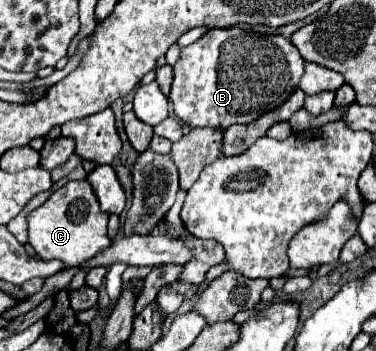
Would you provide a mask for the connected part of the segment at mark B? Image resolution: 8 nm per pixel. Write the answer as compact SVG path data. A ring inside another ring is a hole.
M239 26L235 28L211 28L197 42L185 46L177 64L173 66L173 84L169 100L181 122L191 126L209 126L209 128L229 128L233 124L249 124L261 114L277 108L285 98L299 86L305 60L299 50L281 34L257 34L245 32Z

